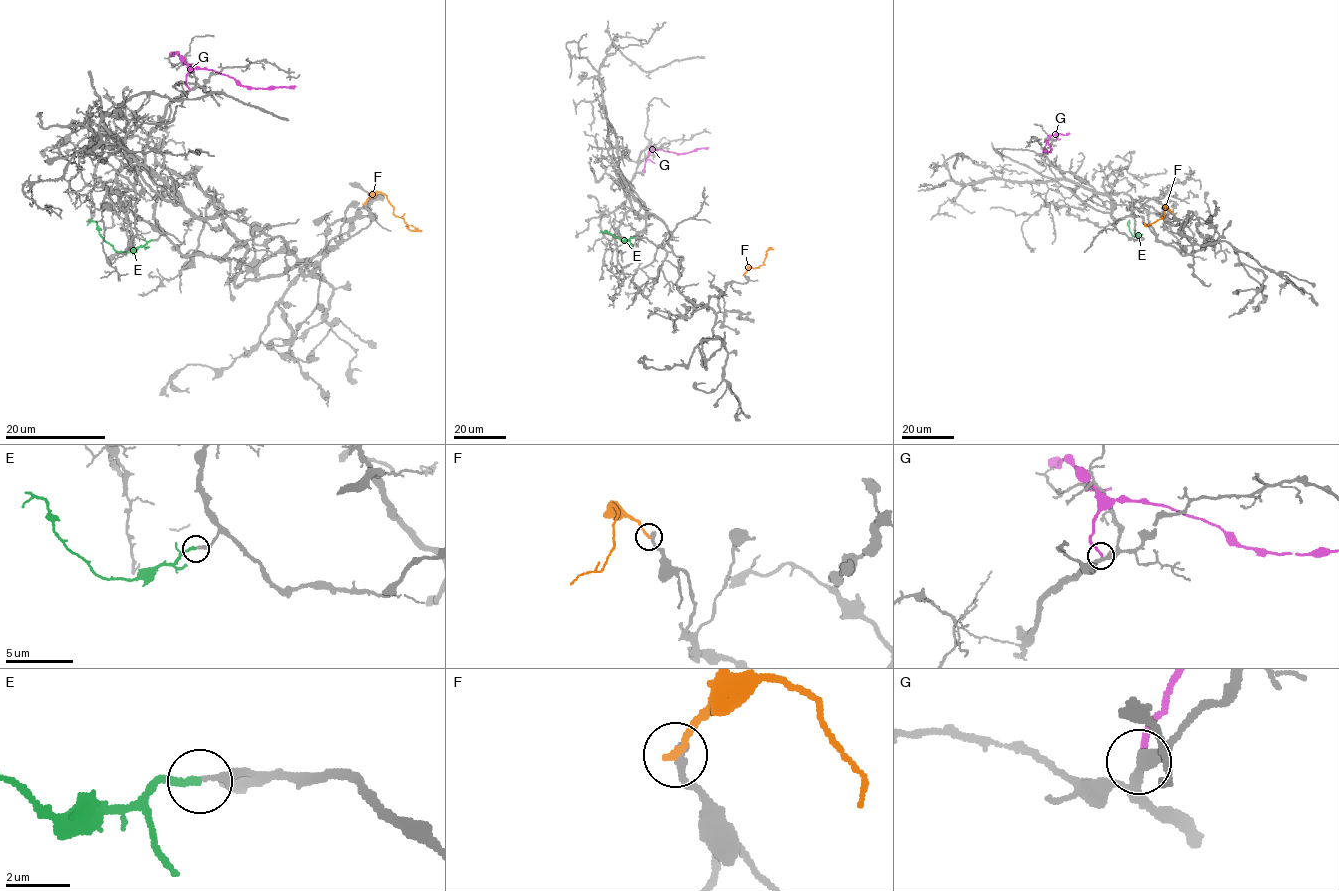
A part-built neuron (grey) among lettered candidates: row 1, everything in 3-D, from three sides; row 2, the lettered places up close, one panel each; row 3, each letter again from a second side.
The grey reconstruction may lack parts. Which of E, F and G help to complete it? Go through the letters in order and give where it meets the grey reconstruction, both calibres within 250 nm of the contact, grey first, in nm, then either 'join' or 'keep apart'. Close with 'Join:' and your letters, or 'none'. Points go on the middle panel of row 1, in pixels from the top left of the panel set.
E: contact (634, 238); calibres 220 and 220 nm; join
F: contact (744, 274); calibres 320 and 240 nm; keep apart
G: contact (652, 145); calibres 340 and 190 nm; keep apart
Join: E

